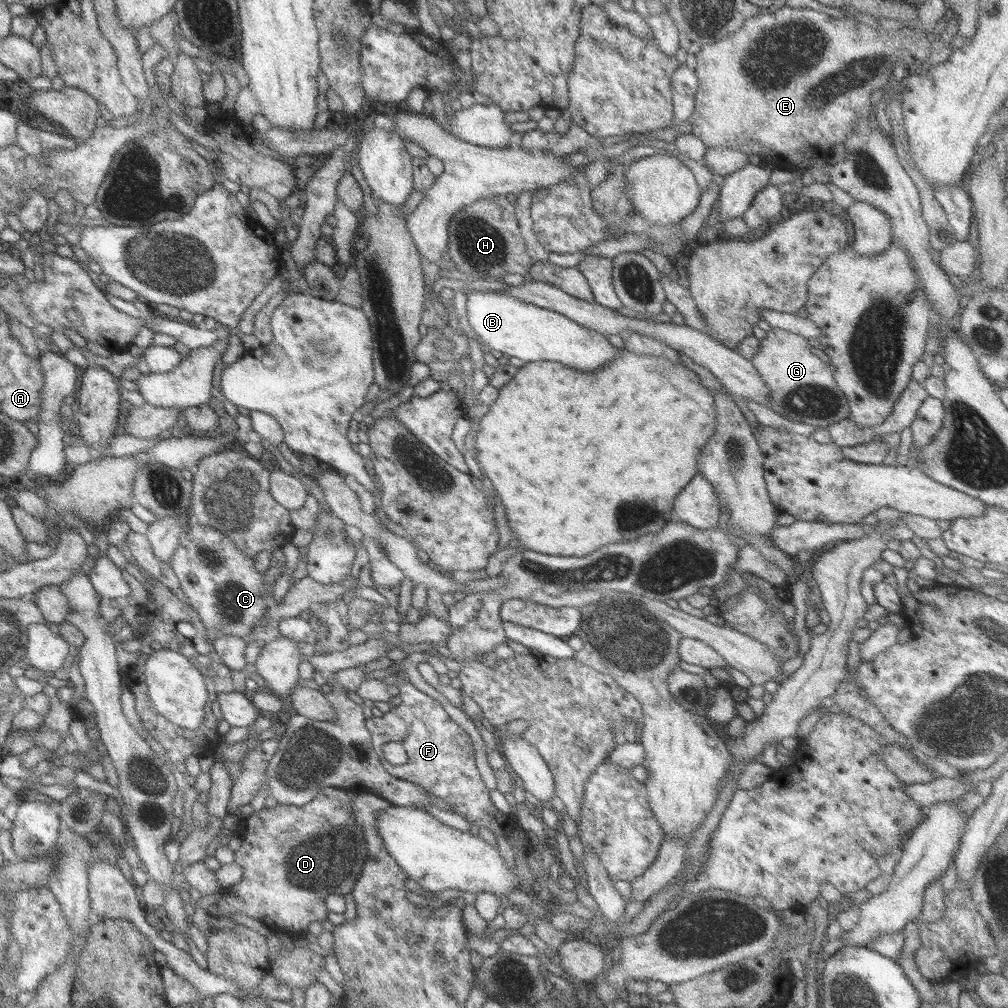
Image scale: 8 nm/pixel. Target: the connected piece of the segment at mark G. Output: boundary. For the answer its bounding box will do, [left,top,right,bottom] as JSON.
[751,328,848,429]

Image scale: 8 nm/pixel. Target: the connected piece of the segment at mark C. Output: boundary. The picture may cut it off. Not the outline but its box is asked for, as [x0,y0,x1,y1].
[169,524,276,642]

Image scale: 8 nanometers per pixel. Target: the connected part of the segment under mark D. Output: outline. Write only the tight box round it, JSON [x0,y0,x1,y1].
[219,787,366,937]

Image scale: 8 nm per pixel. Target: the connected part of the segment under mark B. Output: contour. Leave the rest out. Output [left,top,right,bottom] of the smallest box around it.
[464,291,617,371]

